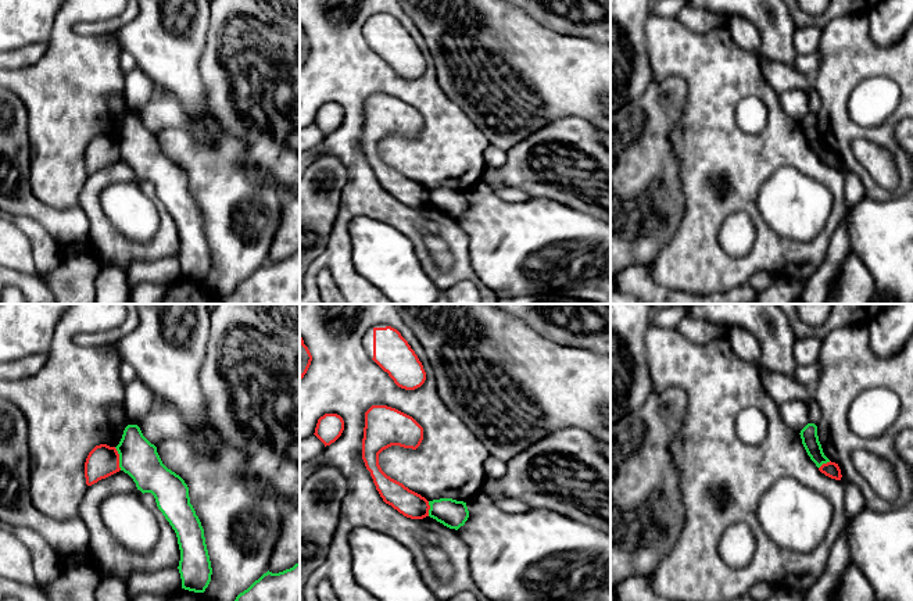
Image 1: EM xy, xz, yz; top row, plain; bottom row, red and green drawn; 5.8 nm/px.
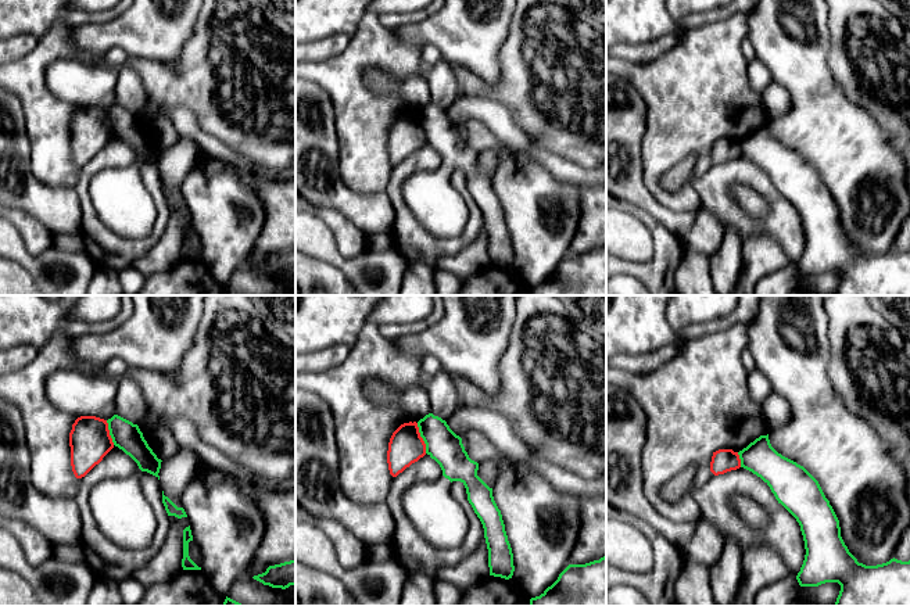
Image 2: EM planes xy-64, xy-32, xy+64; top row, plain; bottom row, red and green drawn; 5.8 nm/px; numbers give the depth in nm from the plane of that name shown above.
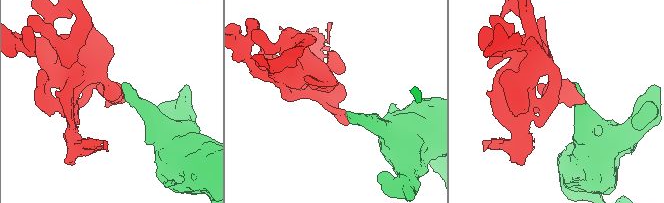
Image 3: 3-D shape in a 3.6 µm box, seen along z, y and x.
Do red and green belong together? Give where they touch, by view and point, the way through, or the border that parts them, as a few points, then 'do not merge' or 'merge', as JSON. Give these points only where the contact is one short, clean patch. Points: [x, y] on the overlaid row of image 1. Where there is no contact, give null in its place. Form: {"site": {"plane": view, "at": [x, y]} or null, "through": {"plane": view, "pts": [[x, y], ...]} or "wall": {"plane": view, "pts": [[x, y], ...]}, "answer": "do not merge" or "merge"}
{"site": {"plane": "xy", "at": [118, 458]}, "wall": {"plane": "xy", "pts": [[114, 447], [121, 469]]}, "answer": "do not merge"}

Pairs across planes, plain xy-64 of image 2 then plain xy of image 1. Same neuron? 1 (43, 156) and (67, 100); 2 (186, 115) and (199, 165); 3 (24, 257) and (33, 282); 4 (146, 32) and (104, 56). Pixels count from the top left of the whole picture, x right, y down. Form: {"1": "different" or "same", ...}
{"1": "same", "2": "different", "3": "different", "4": "different"}

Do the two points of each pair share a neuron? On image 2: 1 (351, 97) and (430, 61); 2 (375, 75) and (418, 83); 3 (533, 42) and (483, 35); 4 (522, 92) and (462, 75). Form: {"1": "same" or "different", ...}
{"1": "different", "2": "same", "3": "different", "4": "same"}

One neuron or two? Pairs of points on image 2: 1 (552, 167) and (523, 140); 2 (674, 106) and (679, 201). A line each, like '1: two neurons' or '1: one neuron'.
1: one neuron
2: one neuron

